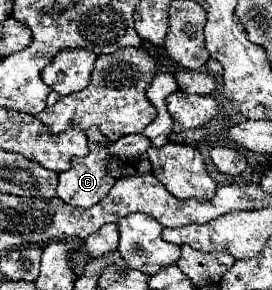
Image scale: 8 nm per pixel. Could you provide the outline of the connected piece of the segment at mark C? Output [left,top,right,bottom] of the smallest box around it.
[58,148,114,208]

